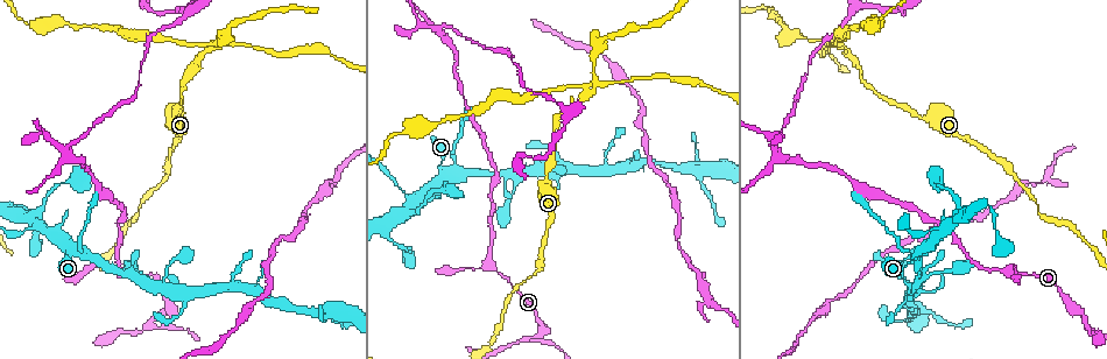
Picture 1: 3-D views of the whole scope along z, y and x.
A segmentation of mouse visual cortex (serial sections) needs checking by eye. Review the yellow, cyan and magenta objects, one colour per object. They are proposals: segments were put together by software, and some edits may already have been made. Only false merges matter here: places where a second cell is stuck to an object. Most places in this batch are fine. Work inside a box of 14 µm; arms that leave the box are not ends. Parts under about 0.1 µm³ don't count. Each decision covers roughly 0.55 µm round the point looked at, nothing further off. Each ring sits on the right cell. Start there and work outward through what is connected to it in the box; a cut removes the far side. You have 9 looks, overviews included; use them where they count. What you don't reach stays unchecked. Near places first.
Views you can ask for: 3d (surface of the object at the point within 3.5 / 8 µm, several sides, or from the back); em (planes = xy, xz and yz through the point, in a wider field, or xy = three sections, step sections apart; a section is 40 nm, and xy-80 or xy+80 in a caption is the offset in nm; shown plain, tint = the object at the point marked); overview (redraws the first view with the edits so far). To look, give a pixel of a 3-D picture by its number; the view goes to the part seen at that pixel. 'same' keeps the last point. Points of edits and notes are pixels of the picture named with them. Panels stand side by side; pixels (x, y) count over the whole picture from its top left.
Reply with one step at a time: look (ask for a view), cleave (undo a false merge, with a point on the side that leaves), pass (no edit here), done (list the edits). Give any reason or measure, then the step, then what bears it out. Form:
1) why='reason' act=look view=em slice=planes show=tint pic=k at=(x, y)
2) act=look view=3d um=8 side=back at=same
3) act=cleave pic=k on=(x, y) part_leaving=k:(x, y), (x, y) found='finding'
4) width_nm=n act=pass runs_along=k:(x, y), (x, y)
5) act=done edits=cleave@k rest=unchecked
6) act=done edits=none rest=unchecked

why='abrupt turn' act=look view=3d um=3.5 pic=1 at=(73, 251)

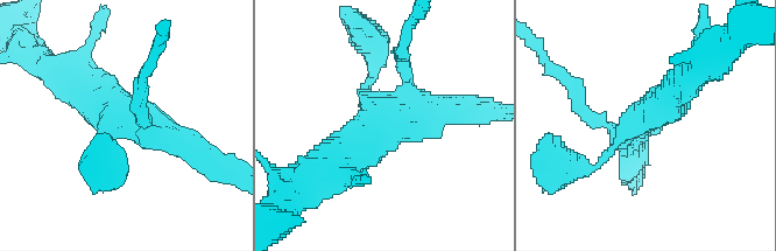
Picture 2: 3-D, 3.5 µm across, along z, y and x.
arms=4 arm_widths_nm=100,200,250,450 act=look view=em slice=xy step=2 show=tint pic=2 at=(379, 111)

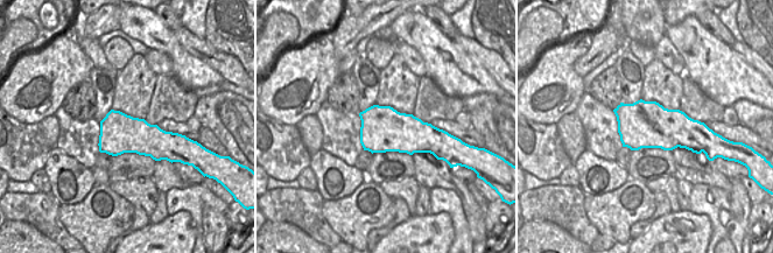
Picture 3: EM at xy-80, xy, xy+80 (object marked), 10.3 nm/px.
act=cleave pic=2 on=(578, 98) part_leaving=2:(605, 123), (545, 62) found='two cells meet here'

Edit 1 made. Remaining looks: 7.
act=look view=3d um=8 side=back pic=1 at=(152, 323)

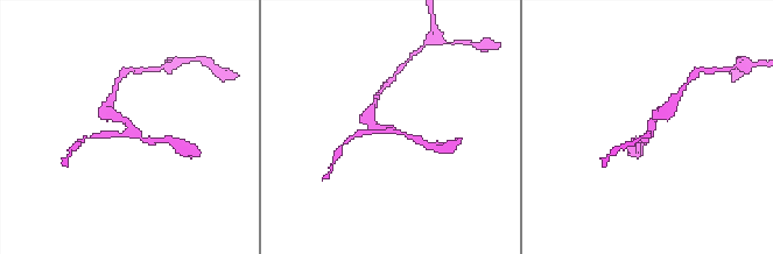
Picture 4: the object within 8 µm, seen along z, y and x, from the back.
why='zoom in' act=look view=3d um=3.5 pic=4 at=(132, 127)

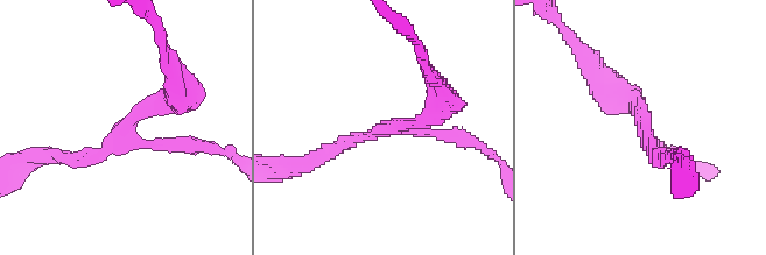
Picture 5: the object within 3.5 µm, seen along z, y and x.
act=look view=em slice=xy step=2 show=tint pic=5 at=(642, 130)

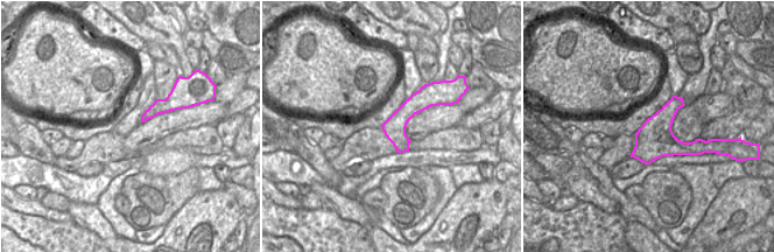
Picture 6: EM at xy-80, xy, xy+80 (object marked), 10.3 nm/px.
width_nm=240 act=pass runs_along=5:(178, 92), (107, 149), (64, 156) found='all the same cell'

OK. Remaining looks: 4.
why='four arms meet' act=look view=3d um=3.5 pic=1 at=(215, 43)

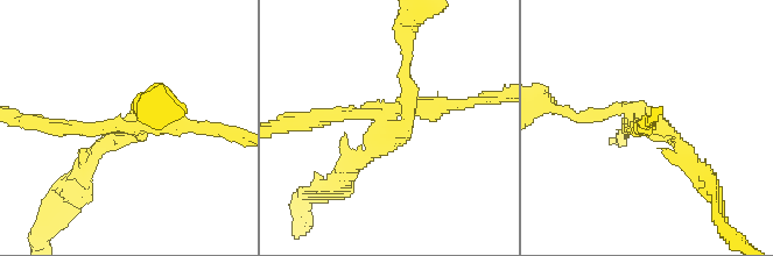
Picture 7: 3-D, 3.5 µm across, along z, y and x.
arms=4 arm_widths_nm=150,150,200,250 act=look view=em slice=xy step=3 show=tint pic=7 at=(391, 131)

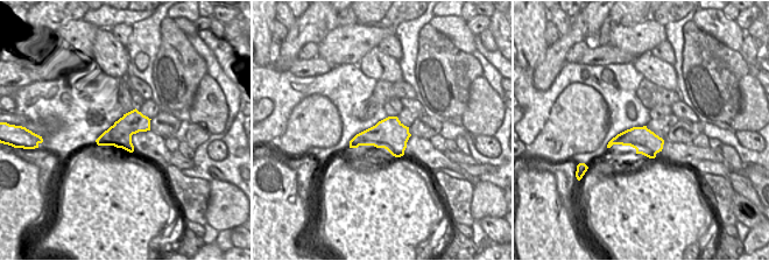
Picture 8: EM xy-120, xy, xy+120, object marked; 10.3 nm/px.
act=look view=em slice=xy step=2 show=tint at=same

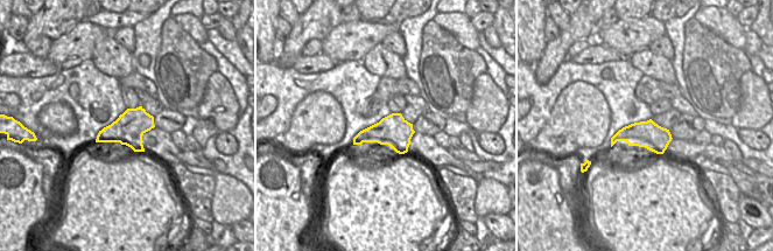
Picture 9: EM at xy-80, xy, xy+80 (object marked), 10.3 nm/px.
width_nm=320 act=cleave pic=7 on=(457, 106) part_leaving=7:(385, 121), (356, 112), (292, 125) found='two cells meet here'

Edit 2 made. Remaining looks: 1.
why='abrupt turn' act=look view=3d um=3.5 pic=1 at=(66, 149)

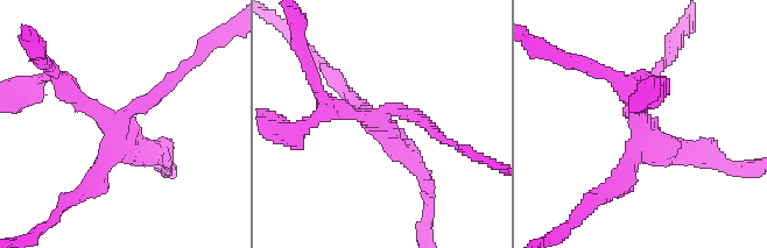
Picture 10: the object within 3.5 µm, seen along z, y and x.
act=cleave pic=10 on=(155, 92) part_leaving=10:(122, 119), (148, 105), (205, 47) found='a second cell is stuck on'

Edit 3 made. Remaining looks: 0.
act=done edits=cleave@2,cleave@7,cleave@10 rest=unchecked

